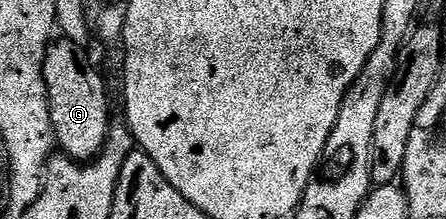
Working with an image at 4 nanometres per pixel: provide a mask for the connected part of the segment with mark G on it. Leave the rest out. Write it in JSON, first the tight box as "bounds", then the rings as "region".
{"bounds":[43,37,113,161],"region":[[[59,37],[48,46],[43,62],[55,142],[66,158],[76,161],[90,161],[102,151],[113,122],[111,107],[107,104],[107,83],[85,52],[82,46]]]}

